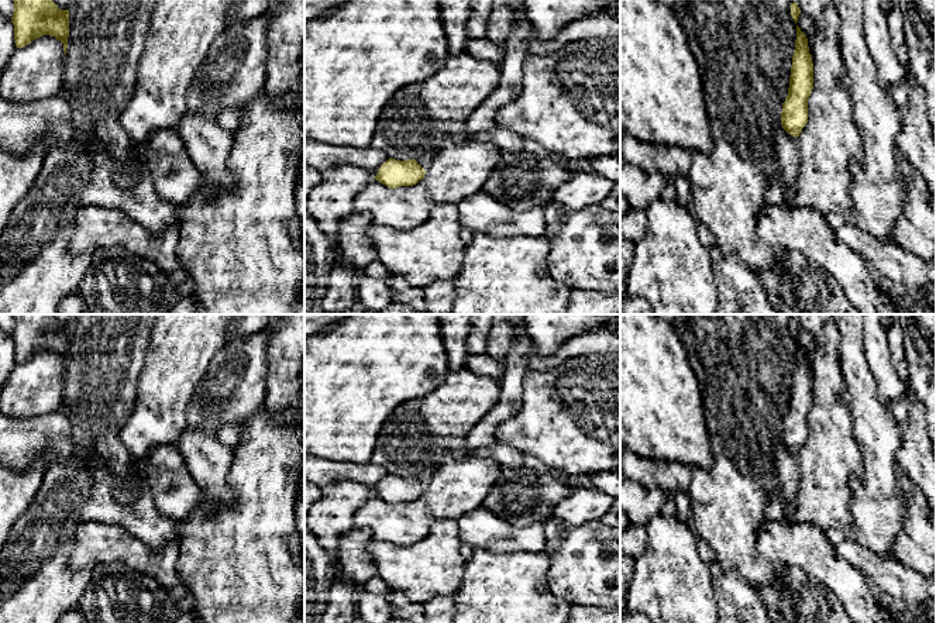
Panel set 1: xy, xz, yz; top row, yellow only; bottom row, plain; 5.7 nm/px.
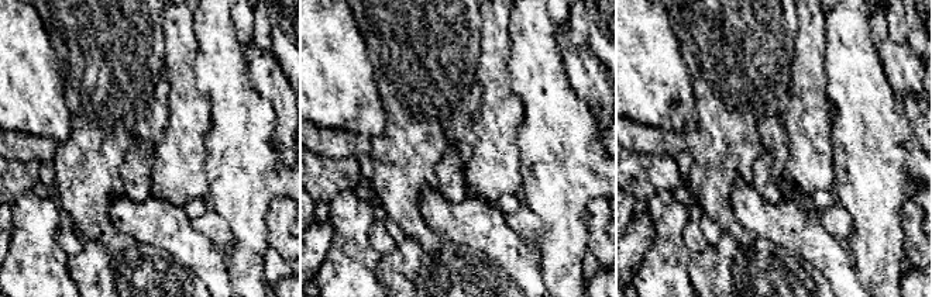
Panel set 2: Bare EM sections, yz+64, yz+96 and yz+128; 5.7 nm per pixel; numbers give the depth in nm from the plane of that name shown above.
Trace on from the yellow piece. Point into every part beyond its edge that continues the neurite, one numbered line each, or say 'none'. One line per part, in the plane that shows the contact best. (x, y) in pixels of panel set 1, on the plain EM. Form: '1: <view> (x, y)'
1: xz (425, 478)

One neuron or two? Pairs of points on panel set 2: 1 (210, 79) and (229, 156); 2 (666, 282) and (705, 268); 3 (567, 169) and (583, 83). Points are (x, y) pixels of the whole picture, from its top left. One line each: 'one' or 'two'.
1: one
2: two
3: two

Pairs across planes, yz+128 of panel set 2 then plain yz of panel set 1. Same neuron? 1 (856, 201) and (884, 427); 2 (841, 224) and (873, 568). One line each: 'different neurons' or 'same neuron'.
1: same neuron
2: same neuron

